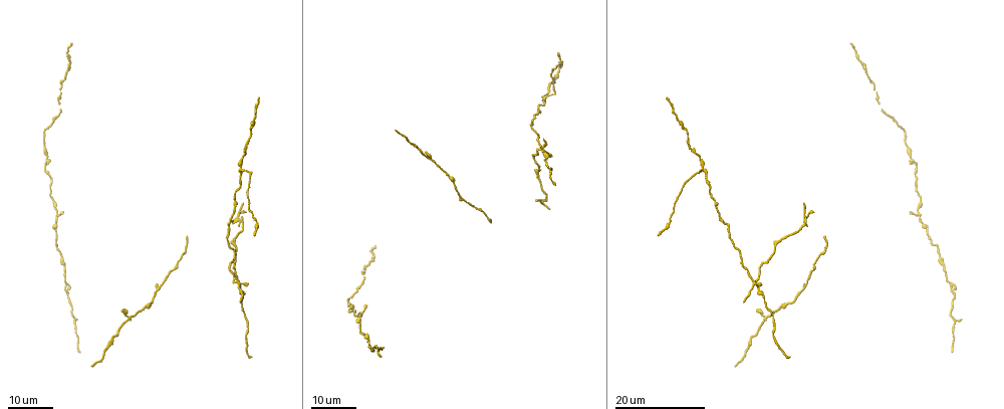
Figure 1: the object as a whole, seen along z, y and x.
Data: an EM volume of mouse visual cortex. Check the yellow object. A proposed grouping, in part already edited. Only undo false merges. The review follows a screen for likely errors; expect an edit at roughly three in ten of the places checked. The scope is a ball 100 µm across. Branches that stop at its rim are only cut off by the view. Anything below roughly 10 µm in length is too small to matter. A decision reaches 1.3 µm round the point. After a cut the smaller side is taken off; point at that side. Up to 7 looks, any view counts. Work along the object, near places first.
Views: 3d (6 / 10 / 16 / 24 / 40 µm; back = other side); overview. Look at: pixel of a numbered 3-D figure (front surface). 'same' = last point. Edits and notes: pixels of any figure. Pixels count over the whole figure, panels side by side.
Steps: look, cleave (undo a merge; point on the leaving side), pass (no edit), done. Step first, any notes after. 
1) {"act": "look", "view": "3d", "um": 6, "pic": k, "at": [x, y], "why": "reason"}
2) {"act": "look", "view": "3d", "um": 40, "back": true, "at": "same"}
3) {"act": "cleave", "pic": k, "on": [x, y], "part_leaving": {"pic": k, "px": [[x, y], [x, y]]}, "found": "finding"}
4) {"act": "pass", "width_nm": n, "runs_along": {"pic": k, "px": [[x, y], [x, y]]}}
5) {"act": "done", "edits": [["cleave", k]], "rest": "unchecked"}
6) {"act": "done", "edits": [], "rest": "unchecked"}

{"act": "look", "view": "3d", "um": 24, "pic": 1, "at": [753, 281], "why": "arms run side by side"}

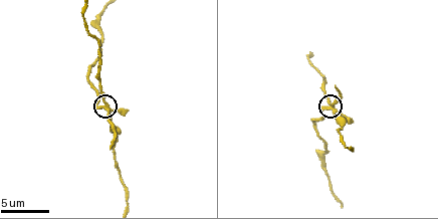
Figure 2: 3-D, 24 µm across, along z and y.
{"act": "look", "view": "3d", "um": 6, "pic": 2, "at": [107, 104]}

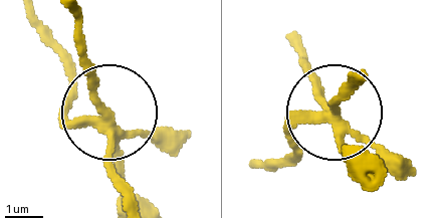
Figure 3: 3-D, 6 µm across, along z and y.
{"act": "look", "view": "3d", "um": 6, "back": true, "pic": 3, "at": [100, 108]}

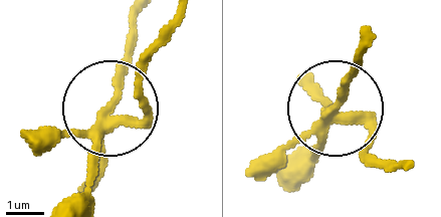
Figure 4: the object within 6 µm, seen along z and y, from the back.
{"act": "cleave", "pic": 4, "on": [141, 92], "side_arm_um": 22, "arms": 5, "found": "a second neuron is stuck on"}

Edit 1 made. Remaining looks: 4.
{"act": "look", "view": "3d", "um": 16, "pic": 1, "at": [703, 169], "why": "arms part here"}

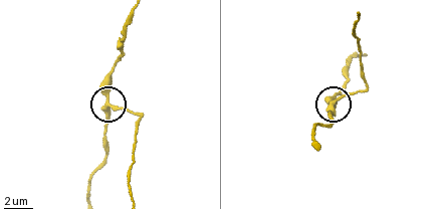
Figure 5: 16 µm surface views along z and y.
{"act": "look", "view": "3d", "um": 10, "pic": 5, "at": [109, 103], "why": "zoom in"}

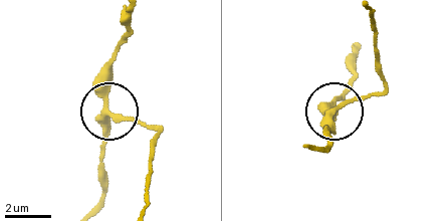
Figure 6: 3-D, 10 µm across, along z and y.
{"act": "pass", "width_nm": 280, "runs_along": {"pic": 6, "px": [[93, 207], [105, 185], [105, 69], [110, 54]]}, "found": "one neuron here"}

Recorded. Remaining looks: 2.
{"act": "look", "view": "3d", "um": 24, "pic": 1, "at": [56, 211], "why": "three arms meet"}

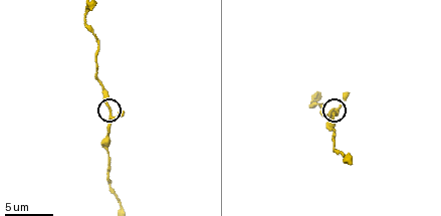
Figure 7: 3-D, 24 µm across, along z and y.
{"act": "look", "view": "3d", "um": 10, "pic": 7, "at": [111, 114], "why": "closer look"}

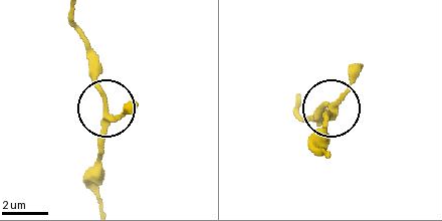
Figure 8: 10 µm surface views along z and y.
{"act": "pass", "side_arm_um": 30, "found": "continuous, no second neuron"}

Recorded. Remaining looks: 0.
{"act": "done", "edits": [["cleave", 4]], "rest": "unchecked"}

